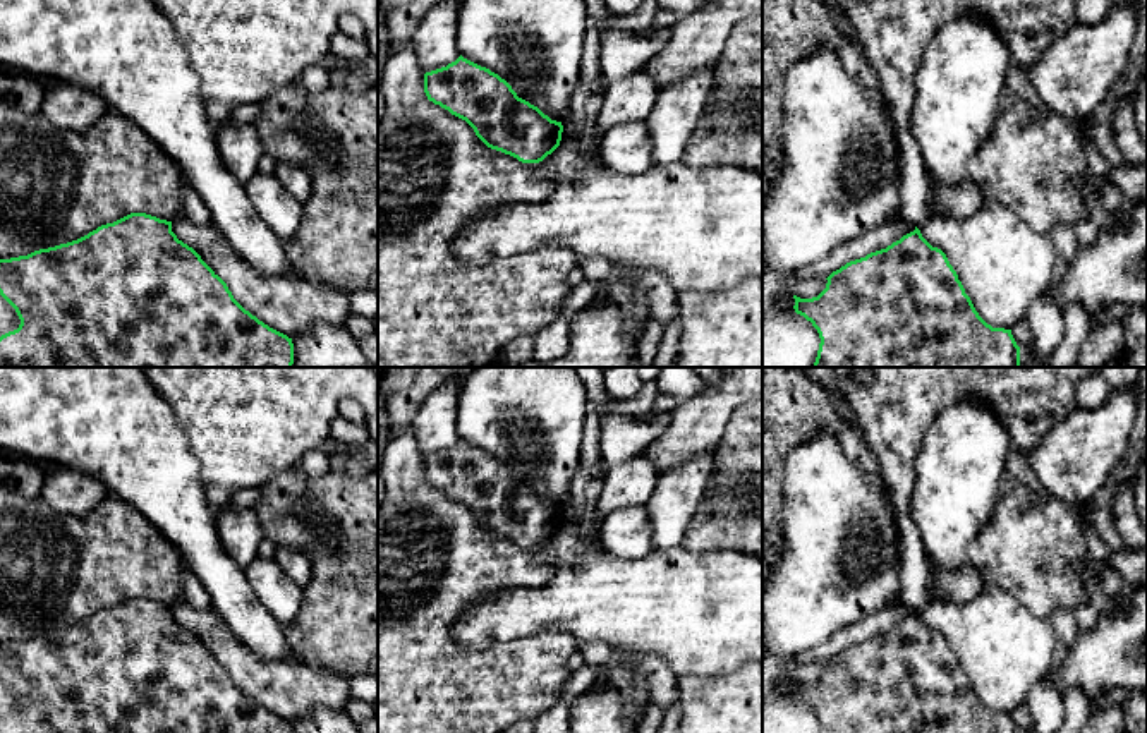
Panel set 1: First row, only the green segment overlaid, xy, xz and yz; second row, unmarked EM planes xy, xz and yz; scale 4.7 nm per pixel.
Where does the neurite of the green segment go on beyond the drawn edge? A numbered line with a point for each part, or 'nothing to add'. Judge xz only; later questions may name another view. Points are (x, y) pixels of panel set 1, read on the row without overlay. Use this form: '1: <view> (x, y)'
nothing to add

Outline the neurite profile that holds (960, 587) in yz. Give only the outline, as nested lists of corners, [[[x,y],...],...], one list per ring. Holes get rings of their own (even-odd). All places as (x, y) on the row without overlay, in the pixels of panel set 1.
[[[960,570],[958,573],[941,573],[927,580],[929,599],[943,599],[946,603],[965,604],[977,597],[984,587],[984,573],[980,570]]]

